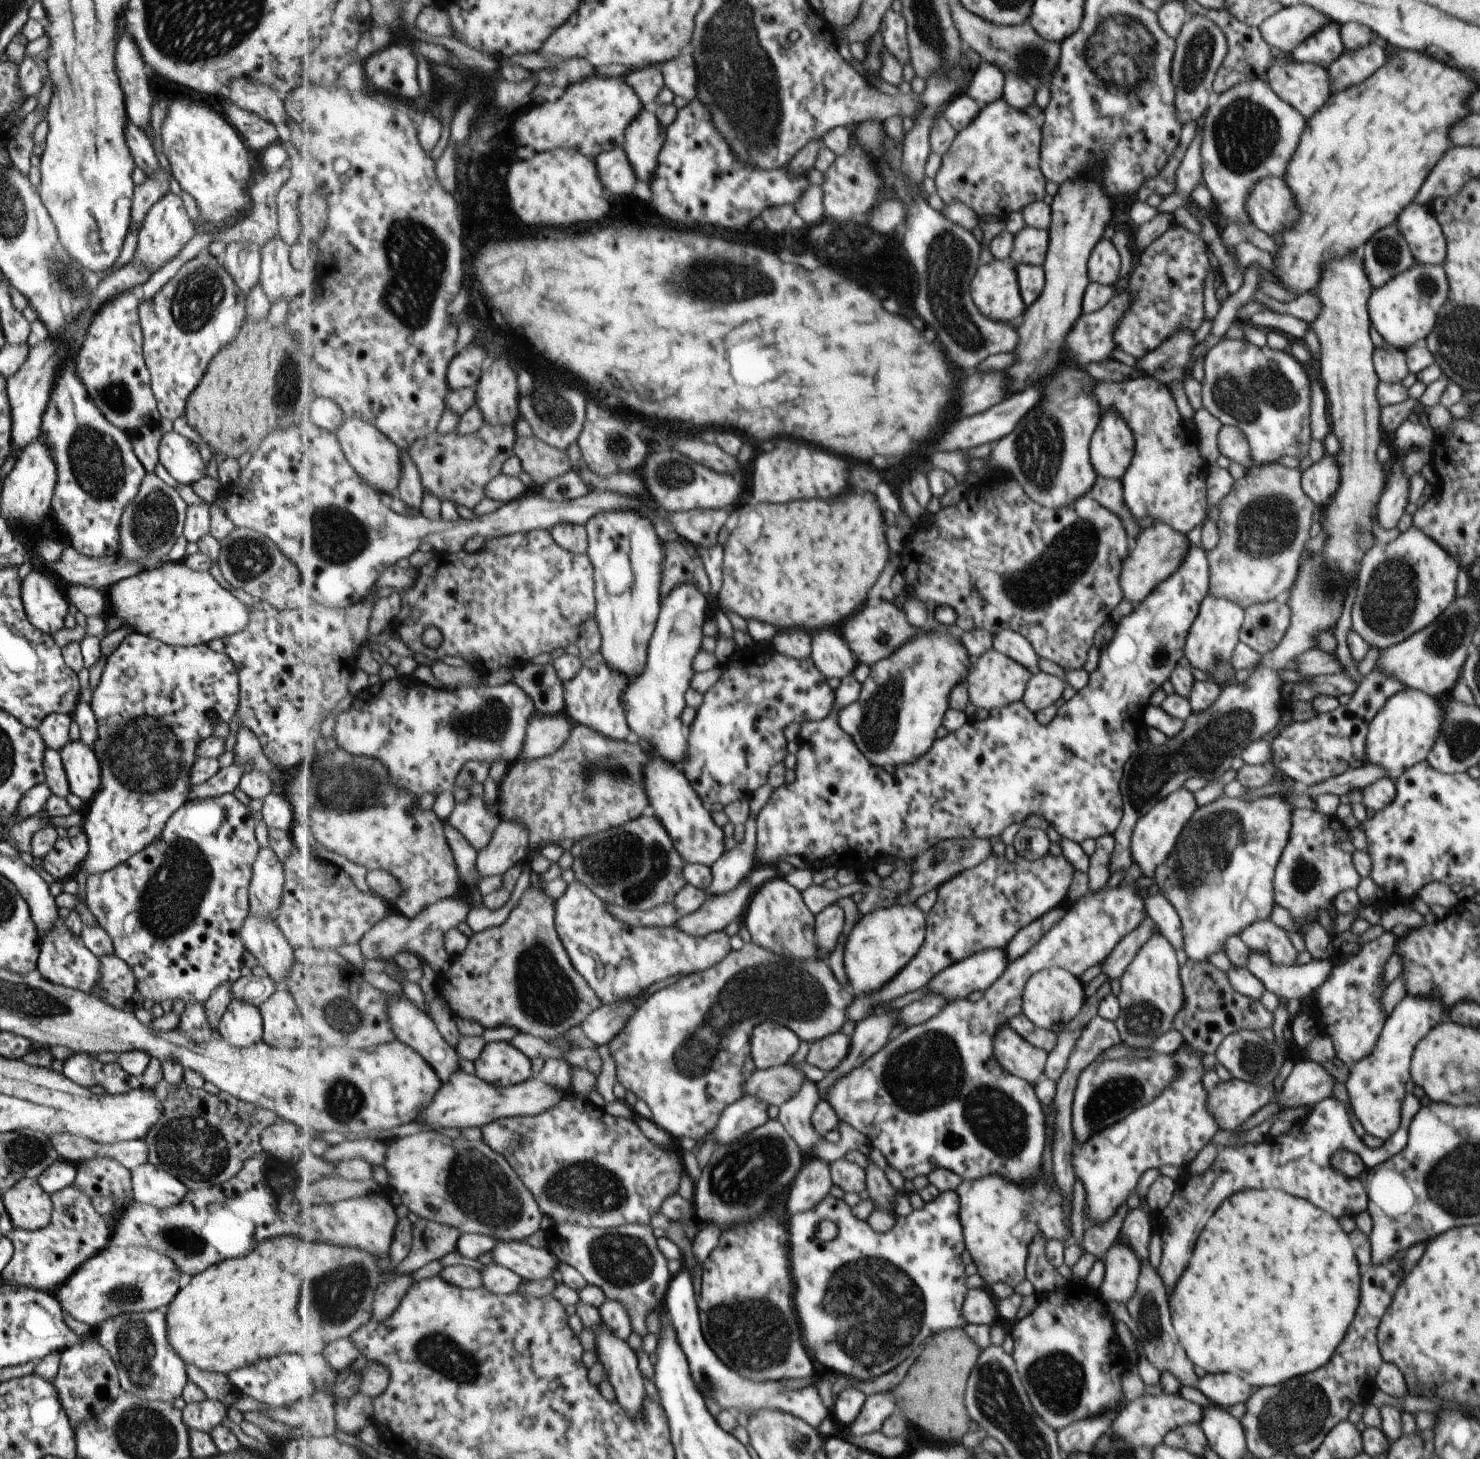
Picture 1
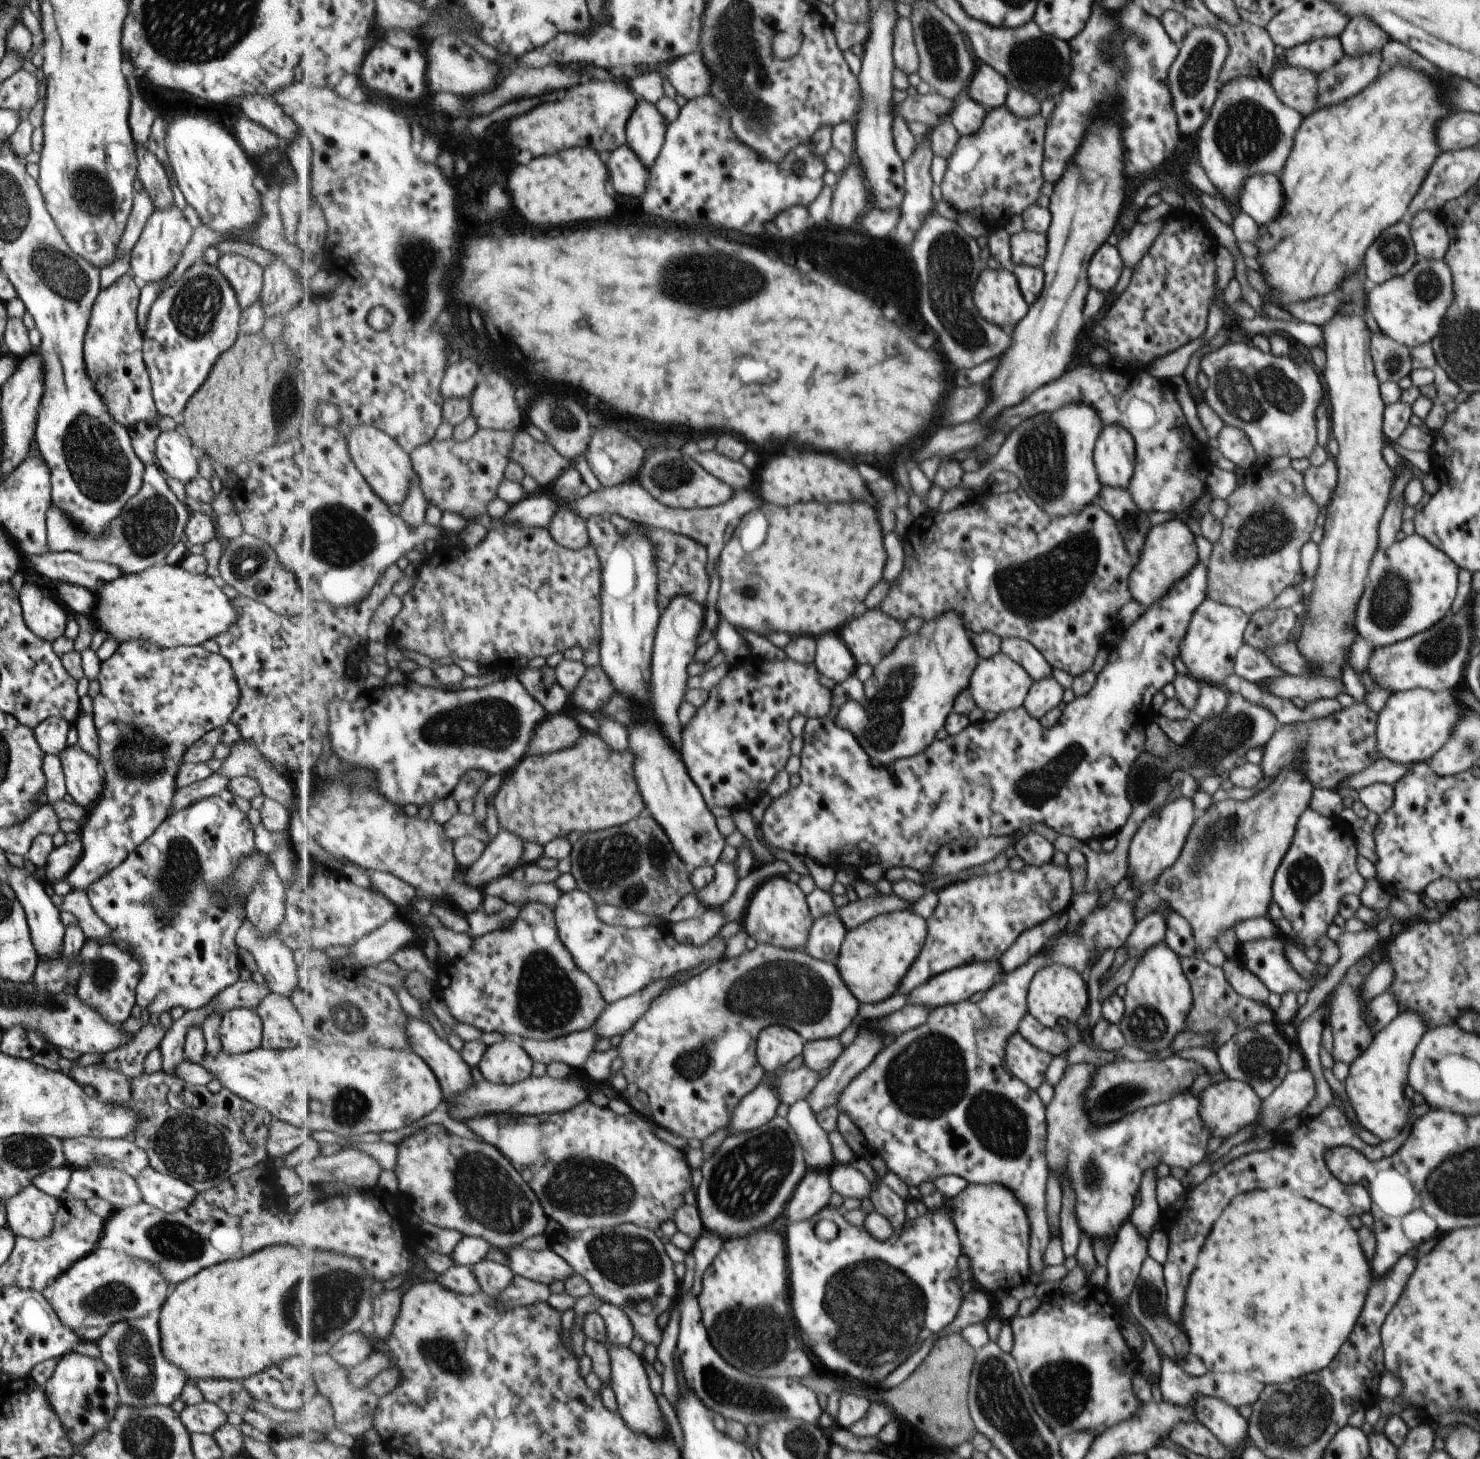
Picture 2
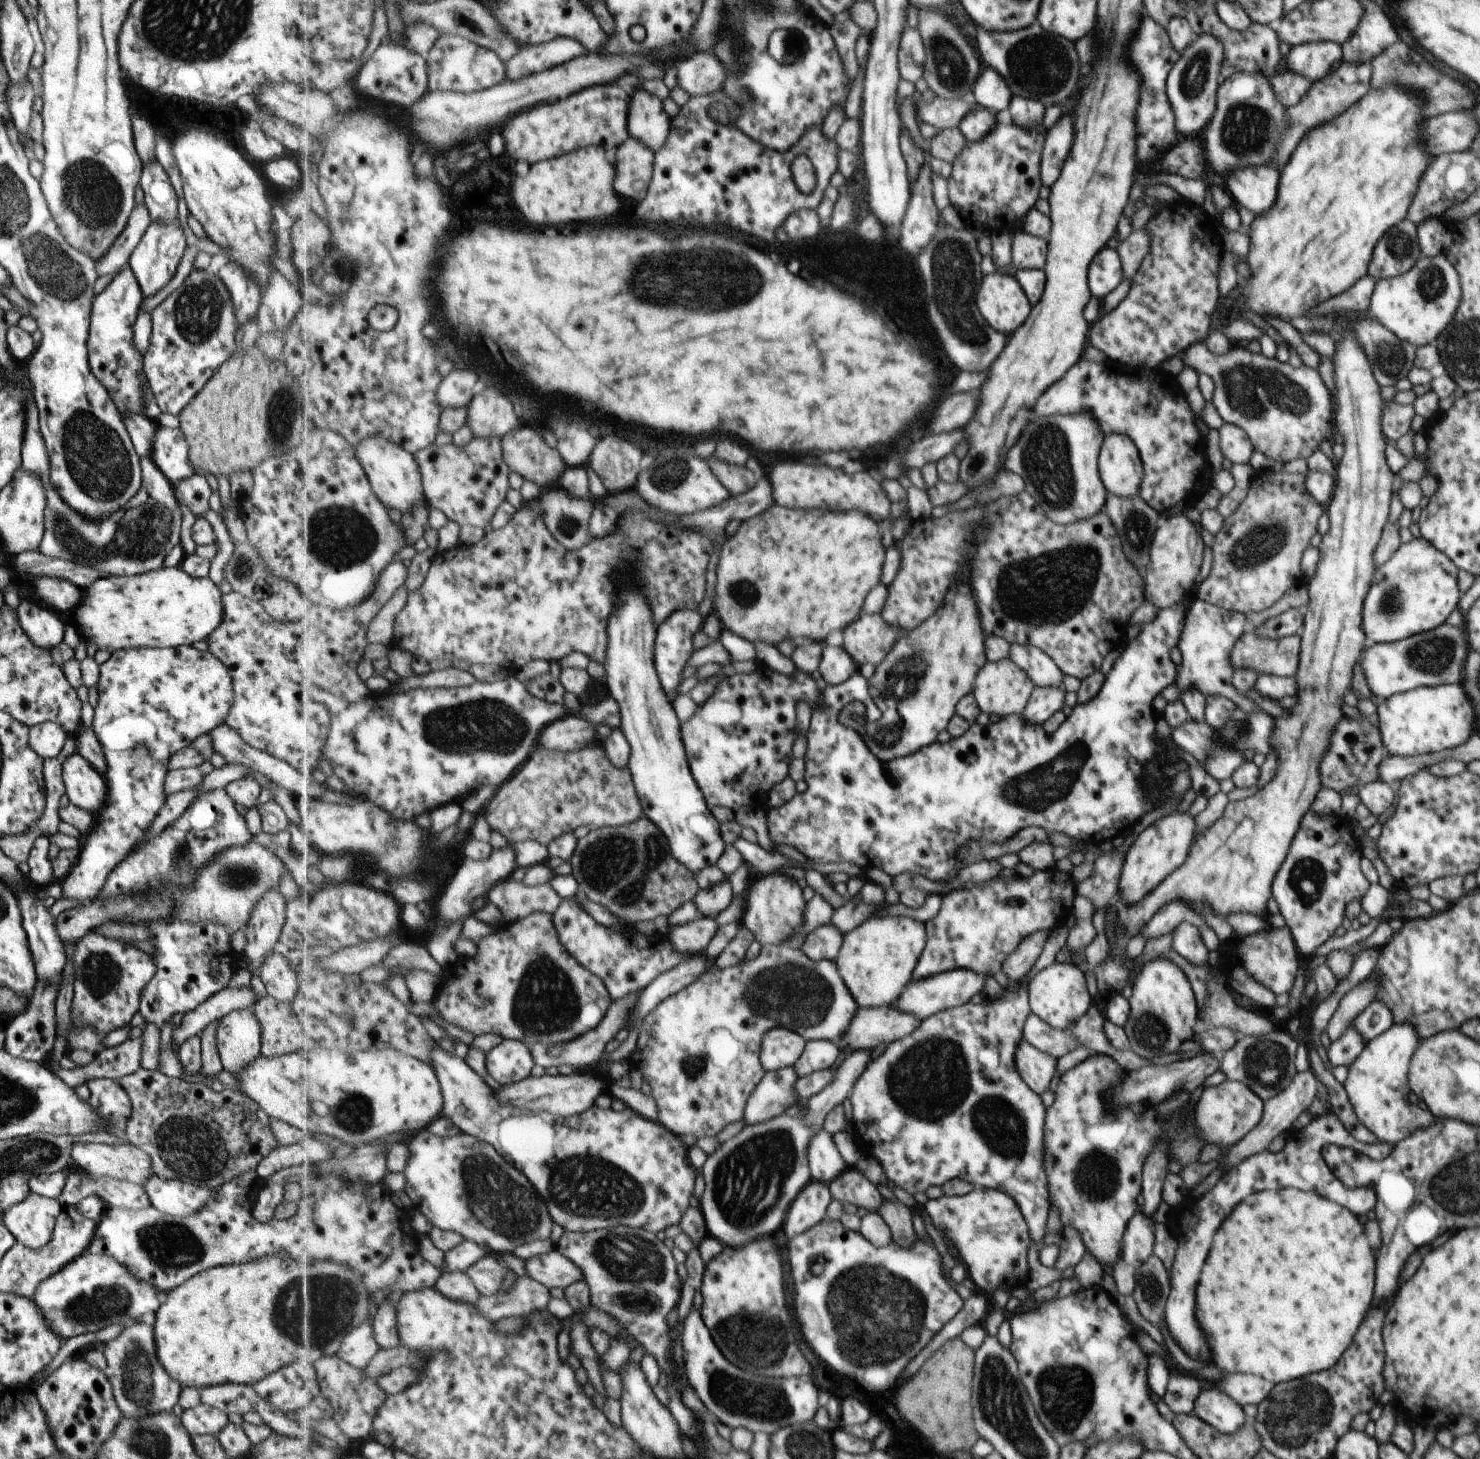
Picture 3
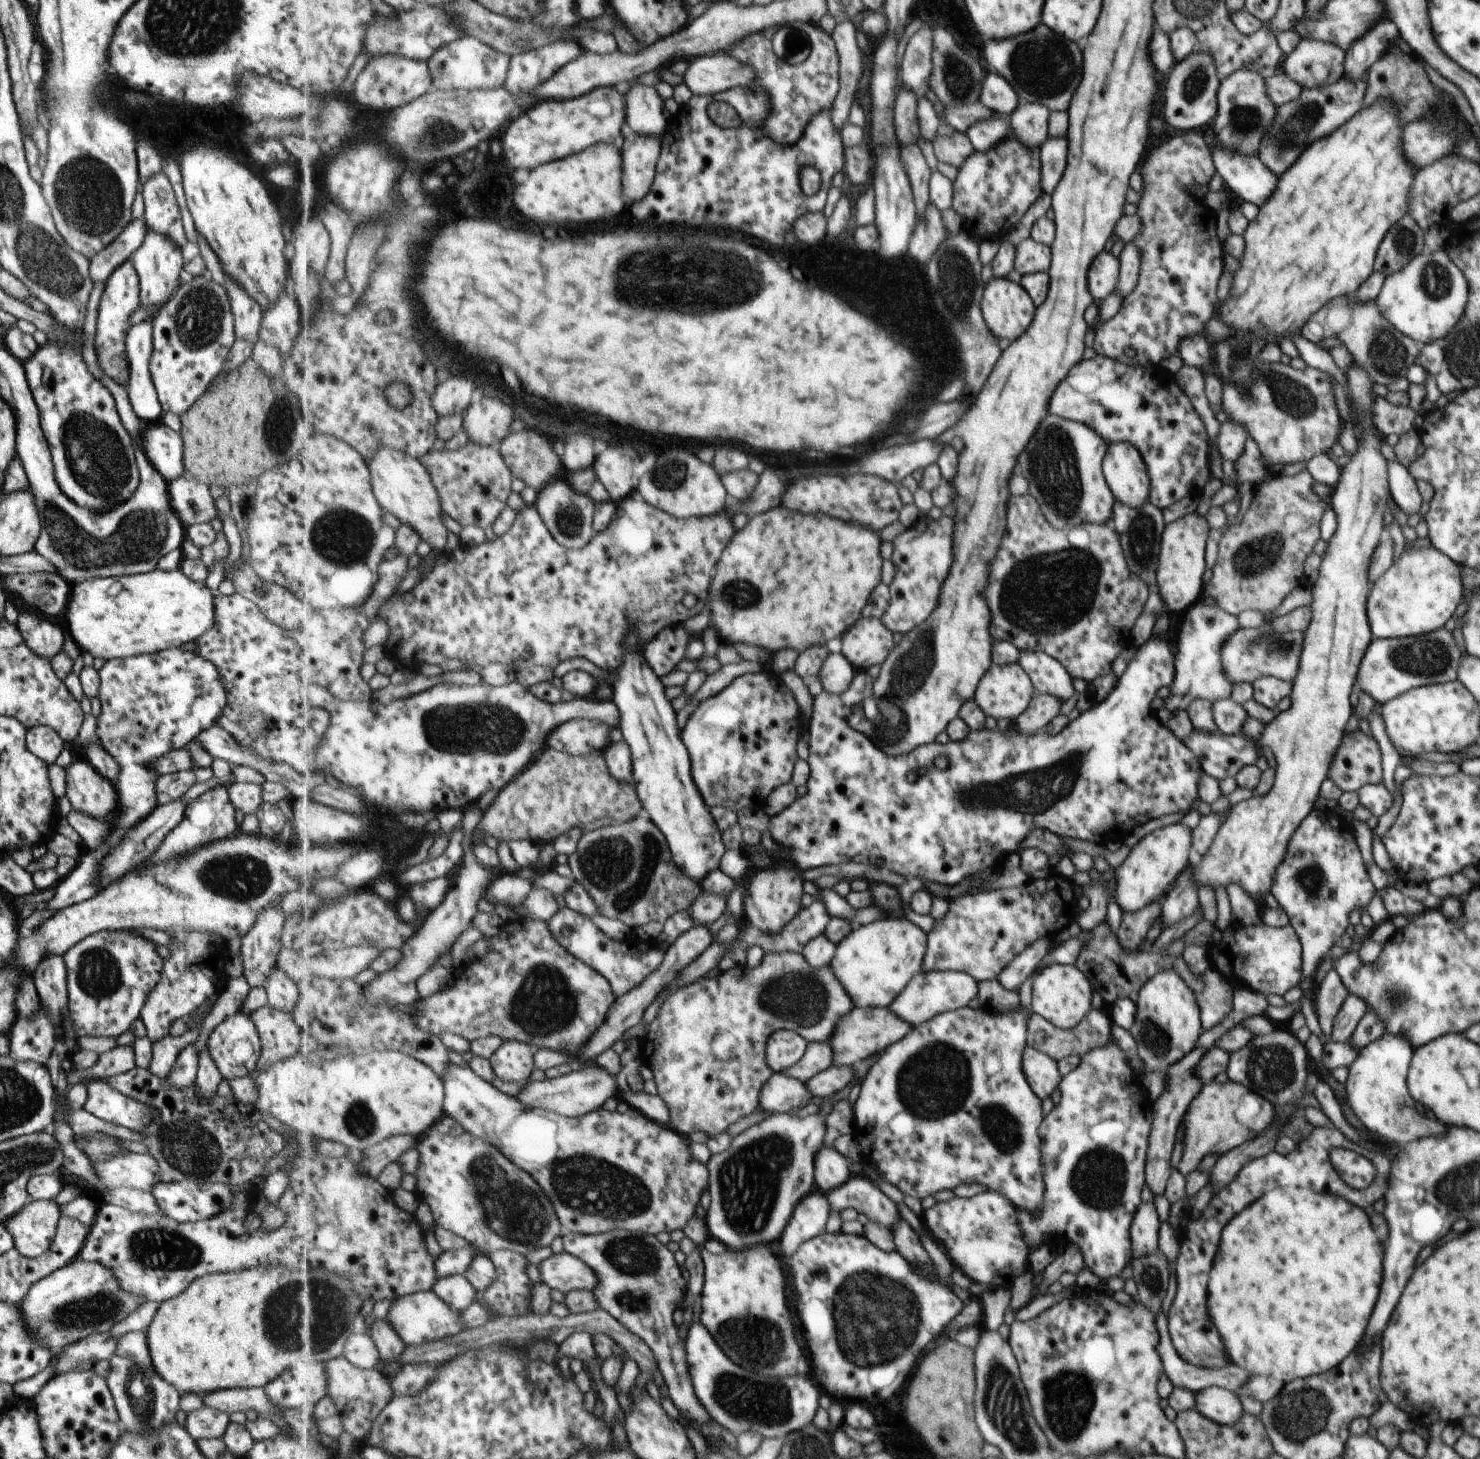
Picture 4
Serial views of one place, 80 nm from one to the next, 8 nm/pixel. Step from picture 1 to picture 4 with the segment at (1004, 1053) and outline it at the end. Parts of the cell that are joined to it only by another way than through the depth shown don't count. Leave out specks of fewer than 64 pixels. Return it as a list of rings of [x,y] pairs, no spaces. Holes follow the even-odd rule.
[[[1025,1048],[1021,1065],[1028,1084],[1041,1100],[1049,1098],[1055,1087],[1059,1087],[1062,1076],[1058,1074],[1056,1062],[1051,1057],[1033,1048]]]

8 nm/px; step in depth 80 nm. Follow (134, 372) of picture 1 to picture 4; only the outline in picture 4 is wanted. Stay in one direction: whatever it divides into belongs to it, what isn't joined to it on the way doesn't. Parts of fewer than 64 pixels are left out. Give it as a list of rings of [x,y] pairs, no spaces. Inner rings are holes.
[[[127,259],[121,266],[117,266],[114,272],[104,283],[99,304],[97,304],[97,316],[95,316],[95,336],[93,350],[97,358],[97,366],[105,376],[109,376],[115,384],[127,388],[129,380],[129,362],[125,356],[125,336],[128,331],[127,319],[139,307],[138,278],[131,260]]]

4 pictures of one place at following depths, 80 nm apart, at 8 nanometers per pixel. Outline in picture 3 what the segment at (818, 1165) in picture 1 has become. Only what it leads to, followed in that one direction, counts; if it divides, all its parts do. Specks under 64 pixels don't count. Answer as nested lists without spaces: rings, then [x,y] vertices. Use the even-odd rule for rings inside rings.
[[[813,1180],[790,1208],[785,1221],[787,1240],[792,1241],[811,1227],[817,1226],[826,1218],[829,1205],[834,1199],[829,1184]]]

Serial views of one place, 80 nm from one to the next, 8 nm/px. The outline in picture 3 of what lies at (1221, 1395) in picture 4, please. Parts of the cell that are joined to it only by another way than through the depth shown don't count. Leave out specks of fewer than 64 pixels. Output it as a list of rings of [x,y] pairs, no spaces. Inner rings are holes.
[[[1203,1389],[1195,1399],[1192,1412],[1221,1433],[1234,1433],[1248,1420],[1241,1406],[1219,1389]]]

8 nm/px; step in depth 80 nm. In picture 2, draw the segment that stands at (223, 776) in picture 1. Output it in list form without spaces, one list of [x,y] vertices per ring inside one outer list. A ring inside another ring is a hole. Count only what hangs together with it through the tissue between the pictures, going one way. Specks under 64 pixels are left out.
[[[216,772],[211,773],[206,779],[201,782],[190,784],[186,787],[178,788],[172,796],[172,803],[168,808],[168,814],[173,814],[175,811],[181,810],[189,803],[213,796],[220,790],[226,789],[226,784],[229,779],[218,775]]]

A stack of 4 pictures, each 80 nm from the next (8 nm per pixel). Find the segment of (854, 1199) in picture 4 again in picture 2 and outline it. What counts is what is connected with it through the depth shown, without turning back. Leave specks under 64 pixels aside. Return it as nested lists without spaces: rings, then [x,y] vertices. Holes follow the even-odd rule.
[[[840,1161],[833,1166],[830,1172],[830,1183],[835,1193],[839,1193],[845,1199],[871,1200],[874,1185],[867,1180],[863,1172],[859,1172],[855,1166],[843,1164]]]

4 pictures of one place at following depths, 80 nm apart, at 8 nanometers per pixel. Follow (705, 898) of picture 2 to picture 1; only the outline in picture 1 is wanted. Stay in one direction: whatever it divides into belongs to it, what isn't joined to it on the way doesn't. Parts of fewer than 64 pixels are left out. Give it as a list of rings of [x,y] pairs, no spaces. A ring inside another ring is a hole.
[[[769,784],[757,788],[757,792],[748,800],[748,818],[743,826],[746,828],[745,842],[733,850],[726,851],[712,866],[713,882],[708,888],[709,897],[724,895],[735,890],[741,880],[750,874],[757,866],[755,848],[758,848],[758,818],[761,808],[767,804],[774,788]]]

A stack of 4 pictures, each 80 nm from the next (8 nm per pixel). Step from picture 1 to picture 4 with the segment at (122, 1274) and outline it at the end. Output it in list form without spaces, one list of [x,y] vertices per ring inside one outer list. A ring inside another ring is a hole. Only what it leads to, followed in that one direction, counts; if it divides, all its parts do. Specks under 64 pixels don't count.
[[[75,1257],[72,1262],[37,1280],[37,1283],[29,1288],[29,1292],[25,1292],[25,1296],[18,1304],[29,1336],[33,1340],[37,1340],[43,1348],[49,1348],[55,1354],[64,1345],[71,1345],[93,1334],[106,1333],[111,1326],[121,1322],[143,1303],[145,1300],[131,1296],[129,1292],[119,1288],[117,1280],[113,1278],[113,1272],[109,1268],[105,1268],[105,1264],[87,1262],[87,1260]]]

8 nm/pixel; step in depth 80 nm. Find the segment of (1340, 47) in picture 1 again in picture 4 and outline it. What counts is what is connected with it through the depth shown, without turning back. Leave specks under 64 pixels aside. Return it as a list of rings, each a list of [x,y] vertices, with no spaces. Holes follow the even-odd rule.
[[[1301,39],[1281,66],[1302,89],[1334,84],[1344,75],[1344,50],[1324,41]]]

